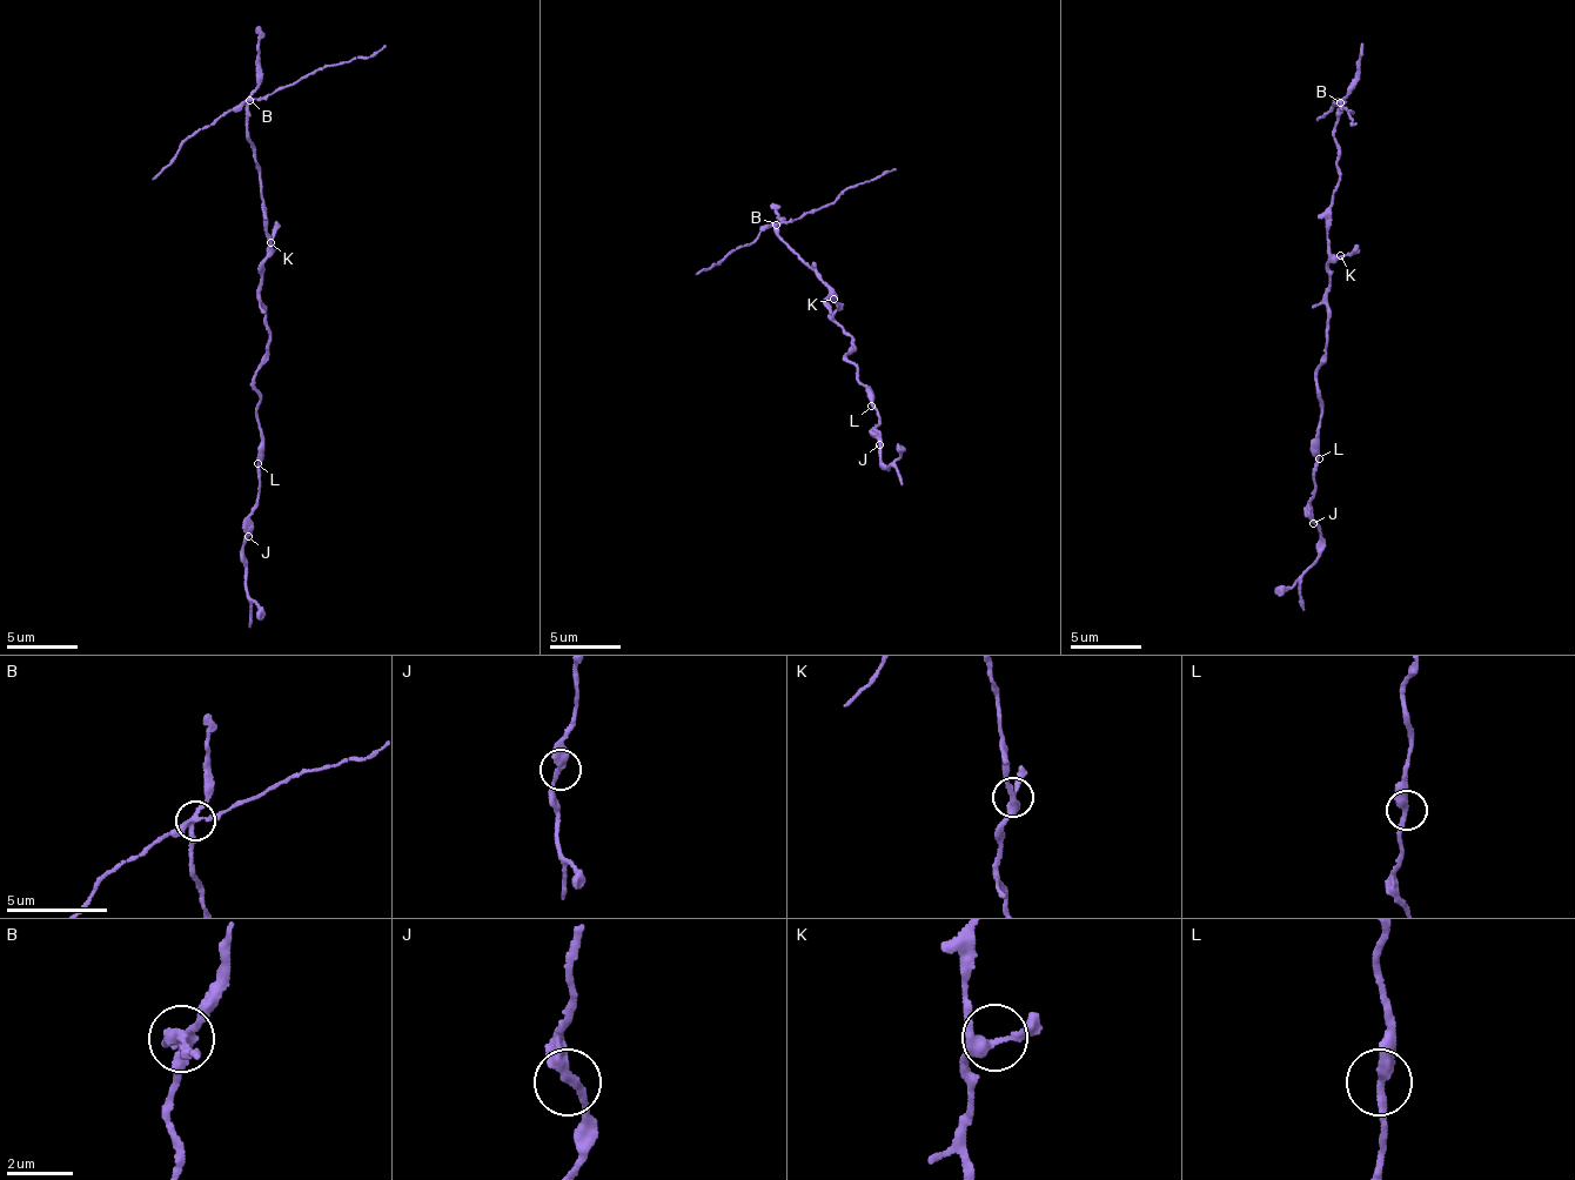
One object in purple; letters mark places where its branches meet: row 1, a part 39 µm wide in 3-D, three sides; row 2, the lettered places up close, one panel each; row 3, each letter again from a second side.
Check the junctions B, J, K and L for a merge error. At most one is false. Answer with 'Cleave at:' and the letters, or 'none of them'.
Cleave at: B

